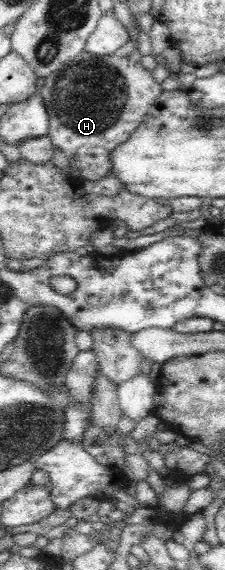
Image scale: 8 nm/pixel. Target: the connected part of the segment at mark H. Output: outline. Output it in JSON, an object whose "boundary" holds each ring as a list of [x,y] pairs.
{"boundary":[[[136,48],[127,58],[114,56],[92,56],[88,52],[80,52],[65,64],[60,70],[44,78],[44,88],[37,92],[43,95],[44,104],[49,114],[48,136],[52,144],[58,146],[71,164],[82,169],[81,176],[90,181],[103,179],[108,175],[112,163],[110,152],[124,140],[128,140],[132,130],[142,122],[148,109],[156,102],[163,90],[161,84],[155,81],[152,73],[140,65],[141,55]]]}

